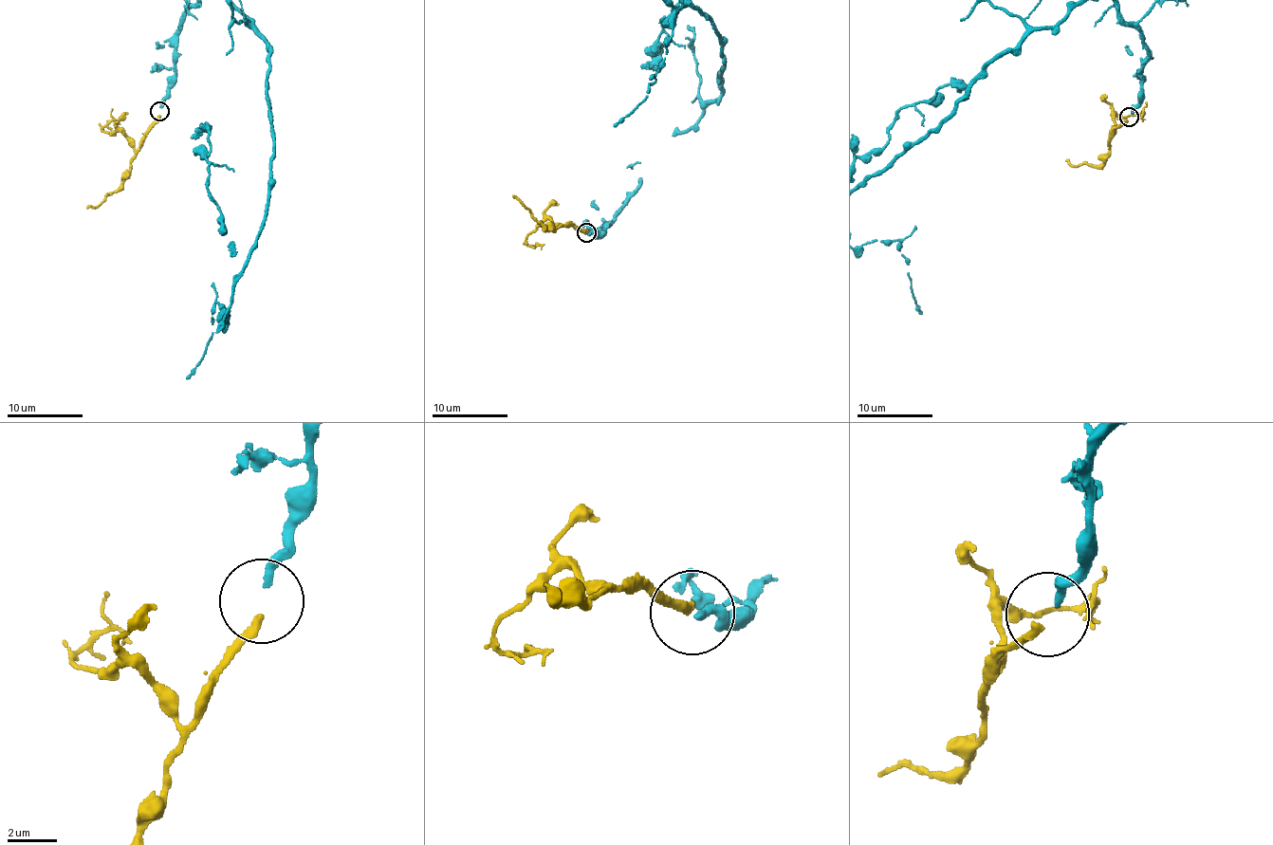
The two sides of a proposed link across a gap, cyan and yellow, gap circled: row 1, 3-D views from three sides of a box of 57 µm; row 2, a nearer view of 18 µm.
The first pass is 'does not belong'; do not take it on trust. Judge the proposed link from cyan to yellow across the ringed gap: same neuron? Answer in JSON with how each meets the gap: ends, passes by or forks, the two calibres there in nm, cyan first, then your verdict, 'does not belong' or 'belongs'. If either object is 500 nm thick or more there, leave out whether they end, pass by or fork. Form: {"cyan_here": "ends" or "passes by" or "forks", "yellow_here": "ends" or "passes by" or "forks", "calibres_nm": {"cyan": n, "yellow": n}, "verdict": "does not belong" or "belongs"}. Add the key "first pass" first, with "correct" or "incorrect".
{"first pass": "incorrect", "cyan_here": "ends", "yellow_here": "ends", "calibres_nm": {"cyan": 320, "yellow": 360}, "verdict": "belongs"}

